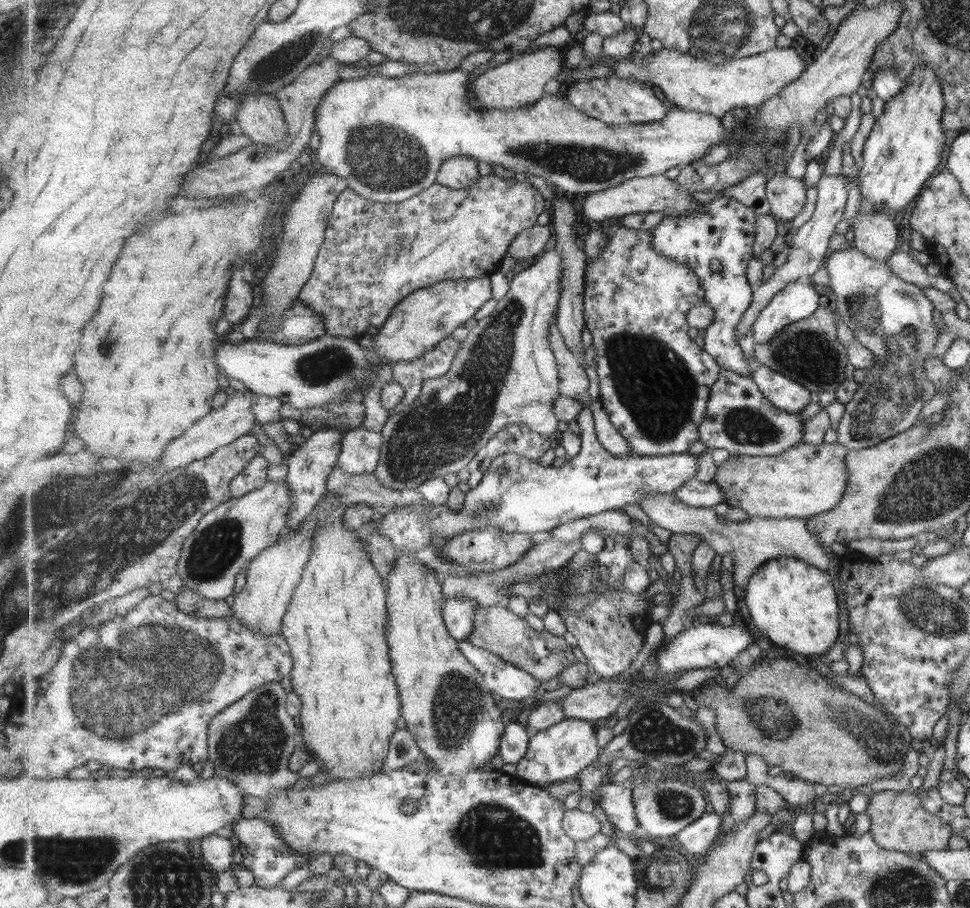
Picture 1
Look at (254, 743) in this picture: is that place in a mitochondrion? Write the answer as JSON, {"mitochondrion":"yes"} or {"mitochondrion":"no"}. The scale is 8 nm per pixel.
{"mitochondrion":"yes"}

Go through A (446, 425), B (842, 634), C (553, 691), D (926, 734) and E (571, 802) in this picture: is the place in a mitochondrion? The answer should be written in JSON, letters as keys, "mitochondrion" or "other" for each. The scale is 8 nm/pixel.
{"A":"mitochondrion","B":"other","C":"other","D":"other","E":"other"}

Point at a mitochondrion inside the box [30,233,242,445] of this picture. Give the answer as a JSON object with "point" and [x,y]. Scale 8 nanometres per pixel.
{"point":[107,344]}

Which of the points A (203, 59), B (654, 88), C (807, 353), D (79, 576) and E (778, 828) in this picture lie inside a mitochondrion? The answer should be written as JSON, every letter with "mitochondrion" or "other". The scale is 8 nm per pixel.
{"A":"other","B":"other","C":"mitochondrion","D":"mitochondrion","E":"other"}

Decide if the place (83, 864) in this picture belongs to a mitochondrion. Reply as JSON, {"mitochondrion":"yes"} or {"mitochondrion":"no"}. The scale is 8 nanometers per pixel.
{"mitochondrion":"yes"}

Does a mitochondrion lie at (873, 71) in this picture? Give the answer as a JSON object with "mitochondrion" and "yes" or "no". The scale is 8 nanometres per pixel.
{"mitochondrion":"no"}

